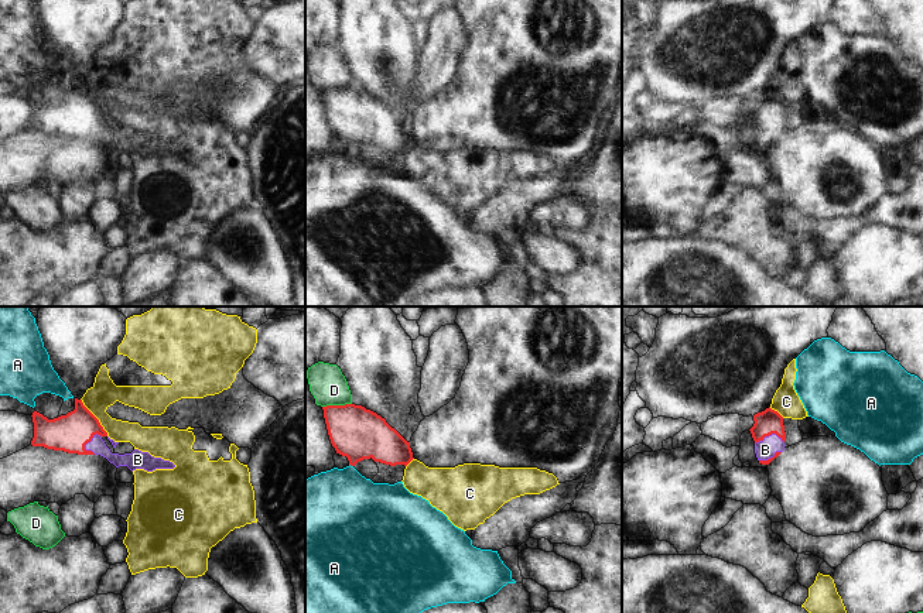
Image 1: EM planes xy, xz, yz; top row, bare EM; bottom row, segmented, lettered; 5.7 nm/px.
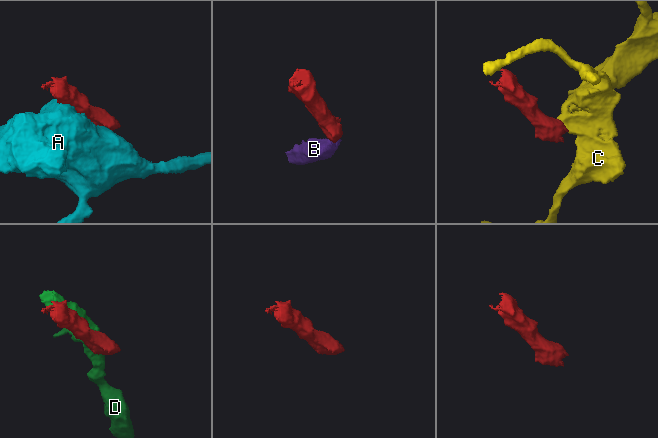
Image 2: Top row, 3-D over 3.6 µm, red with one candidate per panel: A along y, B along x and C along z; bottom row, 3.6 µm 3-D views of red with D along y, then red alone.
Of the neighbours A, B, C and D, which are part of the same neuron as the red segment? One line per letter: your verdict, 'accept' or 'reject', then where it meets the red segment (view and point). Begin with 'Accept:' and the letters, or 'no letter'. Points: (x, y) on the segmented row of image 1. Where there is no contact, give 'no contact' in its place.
Accept: B
A: reject; contact xz (351, 465)
B: accept; contact xy (91, 439)
C: reject; contact xy (95, 417)
D: reject; contact xz (337, 406)

